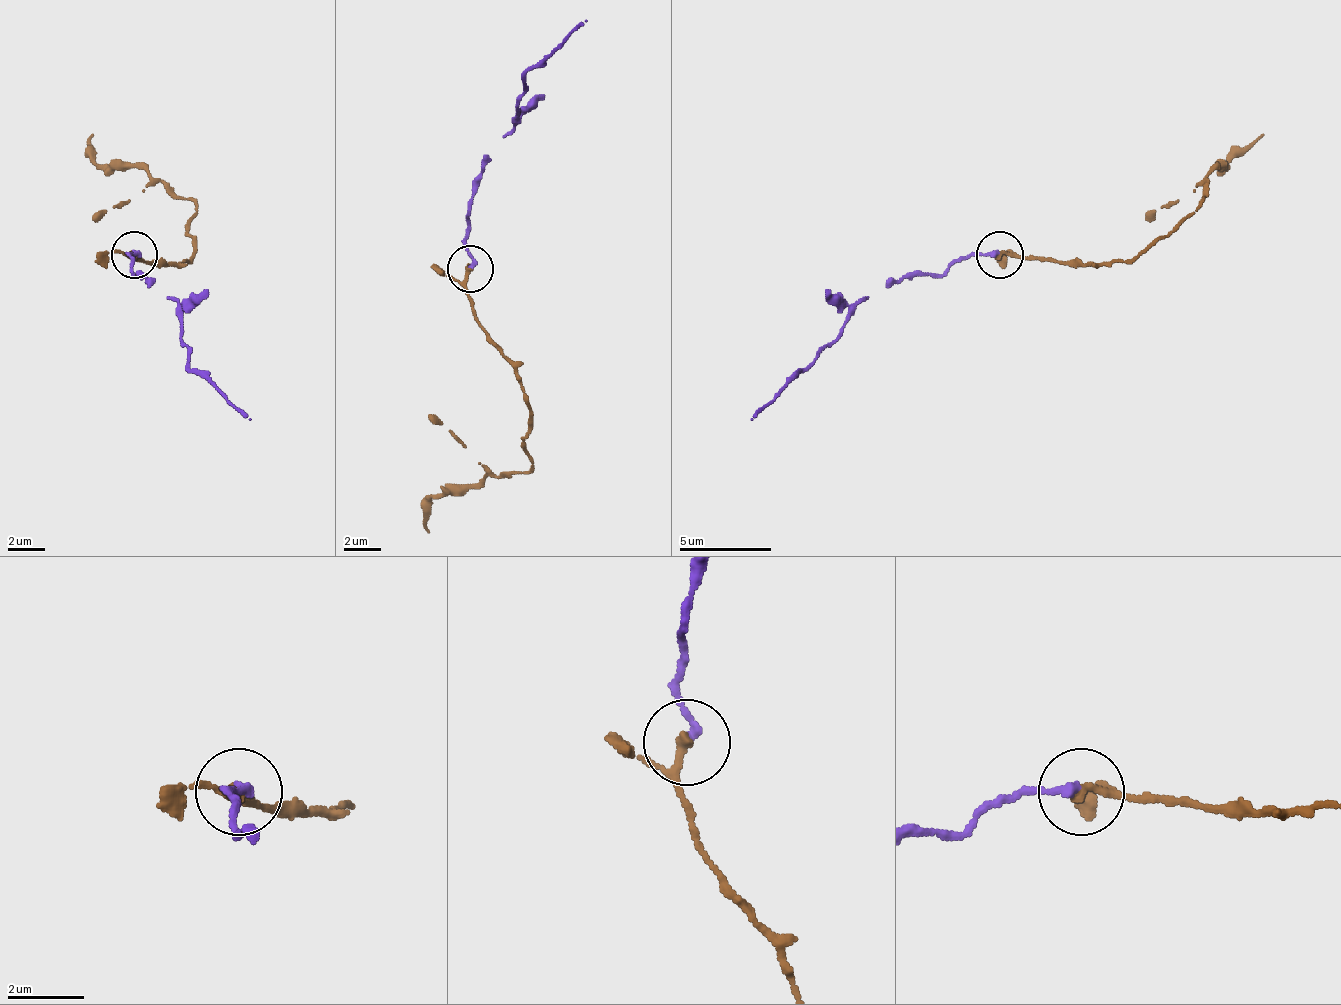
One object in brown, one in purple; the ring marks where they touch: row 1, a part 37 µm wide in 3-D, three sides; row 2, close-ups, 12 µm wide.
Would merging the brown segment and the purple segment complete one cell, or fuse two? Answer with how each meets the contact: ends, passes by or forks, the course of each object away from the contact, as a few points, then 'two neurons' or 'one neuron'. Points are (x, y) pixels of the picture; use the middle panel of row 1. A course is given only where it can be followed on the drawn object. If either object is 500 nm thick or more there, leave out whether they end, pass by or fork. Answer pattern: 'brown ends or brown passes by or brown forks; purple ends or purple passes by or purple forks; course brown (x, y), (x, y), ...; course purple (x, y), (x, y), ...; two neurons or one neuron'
brown passes by; purple ends; course brown (471, 267), (466, 300), (476, 323), (513, 369), (531, 416), (531, 466), (448, 485), (429, 504), (429, 531); course purple (471, 267), (466, 230), (471, 207), (471, 179), (513, 128), (522, 77), (587, 22); one neuron

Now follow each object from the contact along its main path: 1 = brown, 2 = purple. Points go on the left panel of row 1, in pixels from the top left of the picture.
1: (135, 256), (177, 265), (195, 251), (195, 205), (140, 168), (112, 168), (93, 158), (93, 135)
2: (135, 256), (130, 256), (135, 274), (149, 279), (177, 302), (186, 362), (251, 418)

